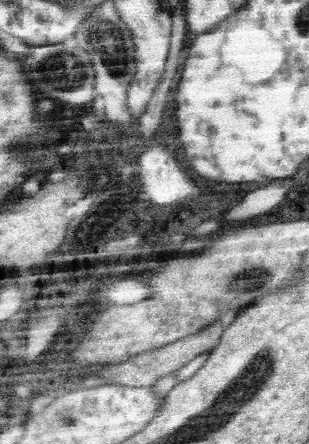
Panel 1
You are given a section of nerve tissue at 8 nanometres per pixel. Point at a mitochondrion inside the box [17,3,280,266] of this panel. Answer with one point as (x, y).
(113, 45)

